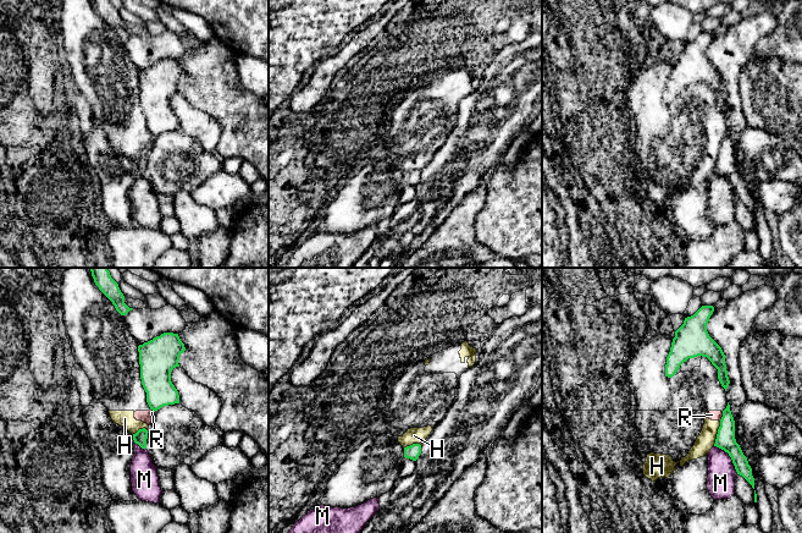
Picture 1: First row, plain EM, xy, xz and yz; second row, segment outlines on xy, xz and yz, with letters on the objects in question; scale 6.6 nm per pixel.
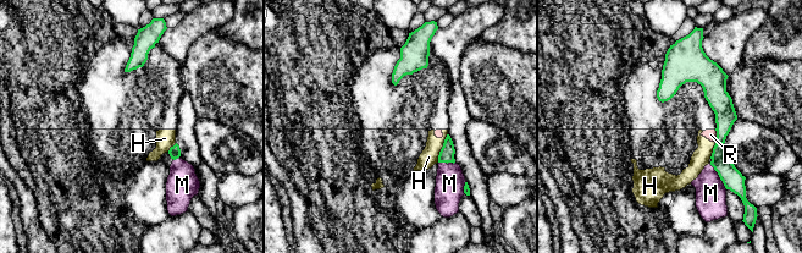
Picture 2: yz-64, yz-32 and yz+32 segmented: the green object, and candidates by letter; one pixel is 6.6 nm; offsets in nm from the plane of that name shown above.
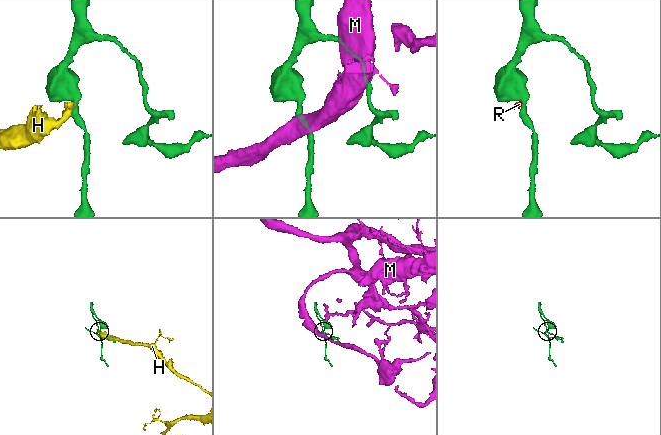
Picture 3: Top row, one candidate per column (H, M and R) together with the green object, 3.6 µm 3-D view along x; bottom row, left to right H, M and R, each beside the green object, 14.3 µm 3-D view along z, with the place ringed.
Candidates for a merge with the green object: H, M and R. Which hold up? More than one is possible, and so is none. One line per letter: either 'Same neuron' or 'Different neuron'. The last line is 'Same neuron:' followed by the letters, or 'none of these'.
H: Different neuron
M: Different neuron
R: Different neuron
Same neuron: none of these

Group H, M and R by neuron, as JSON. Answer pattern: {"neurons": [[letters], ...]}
{"neurons": [["H", "R"], ["M"]]}

